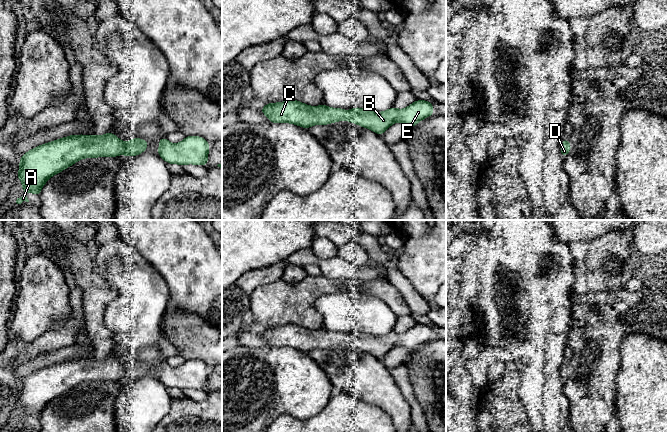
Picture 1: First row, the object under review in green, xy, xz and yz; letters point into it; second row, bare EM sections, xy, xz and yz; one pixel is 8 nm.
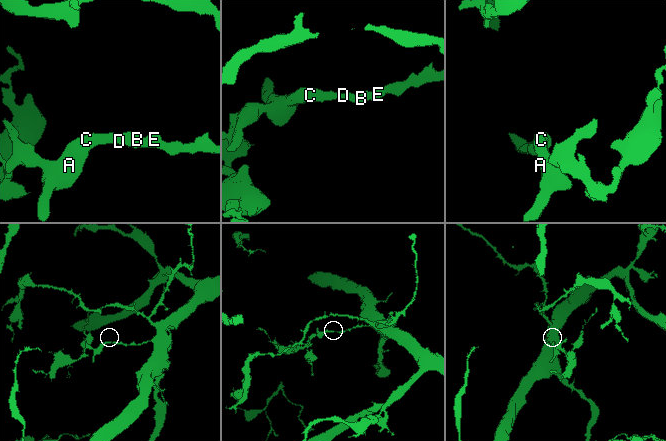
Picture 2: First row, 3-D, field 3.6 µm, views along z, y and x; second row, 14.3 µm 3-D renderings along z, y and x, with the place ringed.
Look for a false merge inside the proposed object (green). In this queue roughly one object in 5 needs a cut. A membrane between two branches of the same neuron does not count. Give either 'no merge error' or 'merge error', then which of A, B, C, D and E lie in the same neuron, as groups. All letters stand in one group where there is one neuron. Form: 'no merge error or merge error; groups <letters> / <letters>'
no merge error; groups A B C D E

